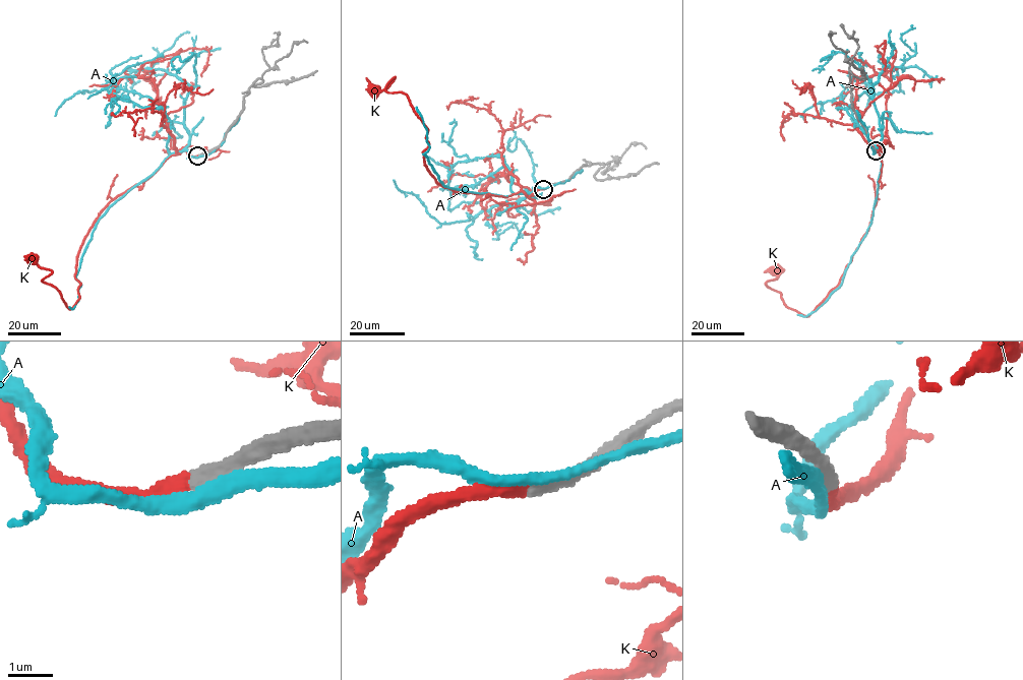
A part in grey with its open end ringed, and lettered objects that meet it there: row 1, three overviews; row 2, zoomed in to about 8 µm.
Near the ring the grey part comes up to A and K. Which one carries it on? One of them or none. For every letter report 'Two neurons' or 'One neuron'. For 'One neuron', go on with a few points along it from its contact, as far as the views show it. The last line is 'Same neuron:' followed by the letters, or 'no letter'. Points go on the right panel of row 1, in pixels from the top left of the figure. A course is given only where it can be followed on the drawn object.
A: Two neurons
K: One neuron. Its course: (876, 151), (881, 144), (876, 203), (840, 282), (807, 316), (790, 309), (766, 284), (777, 270)
Same neuron: K

